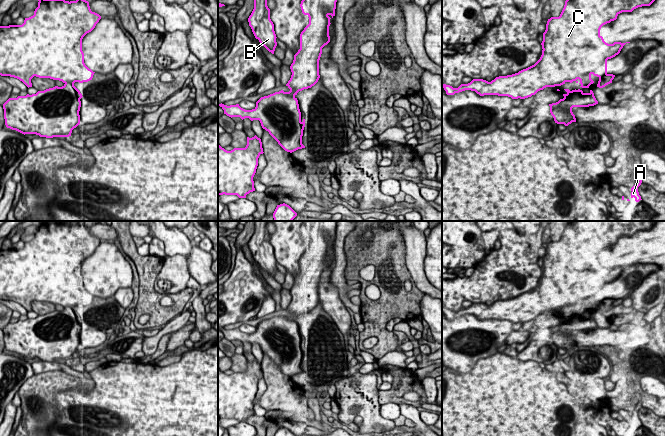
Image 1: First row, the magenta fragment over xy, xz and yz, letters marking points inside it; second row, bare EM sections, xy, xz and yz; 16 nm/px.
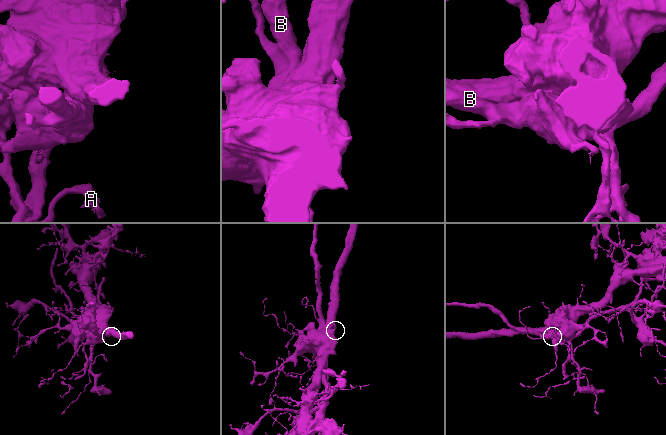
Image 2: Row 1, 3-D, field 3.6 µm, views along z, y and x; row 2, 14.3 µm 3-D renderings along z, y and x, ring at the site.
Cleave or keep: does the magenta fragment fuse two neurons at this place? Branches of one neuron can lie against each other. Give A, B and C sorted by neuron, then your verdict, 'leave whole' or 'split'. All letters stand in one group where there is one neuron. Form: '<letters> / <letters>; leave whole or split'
A C / B; split

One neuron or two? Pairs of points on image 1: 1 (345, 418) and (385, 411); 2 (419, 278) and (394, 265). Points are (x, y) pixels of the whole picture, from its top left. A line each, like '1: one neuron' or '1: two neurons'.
1: two neurons
2: two neurons

